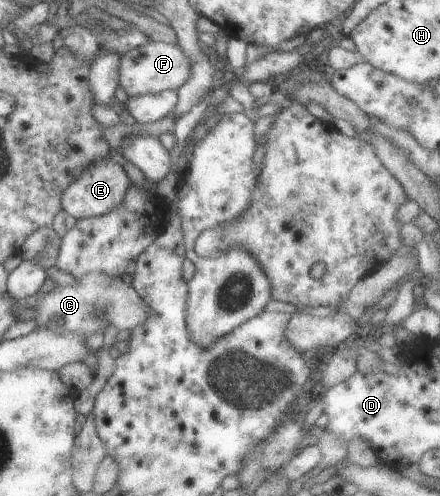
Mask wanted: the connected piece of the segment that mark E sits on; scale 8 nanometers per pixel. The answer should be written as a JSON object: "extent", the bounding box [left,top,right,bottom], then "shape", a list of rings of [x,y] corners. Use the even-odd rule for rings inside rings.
{"extent":[62,159,130,221],"shape":[[[112,159],[96,161],[96,163],[88,165],[88,171],[84,169],[78,179],[62,193],[62,208],[76,221],[90,219],[90,217],[96,219],[100,215],[104,217],[106,213],[118,209],[118,205],[122,205],[122,201],[128,193],[128,185],[130,185],[128,175],[124,173],[124,169],[120,165],[116,165]]]}

